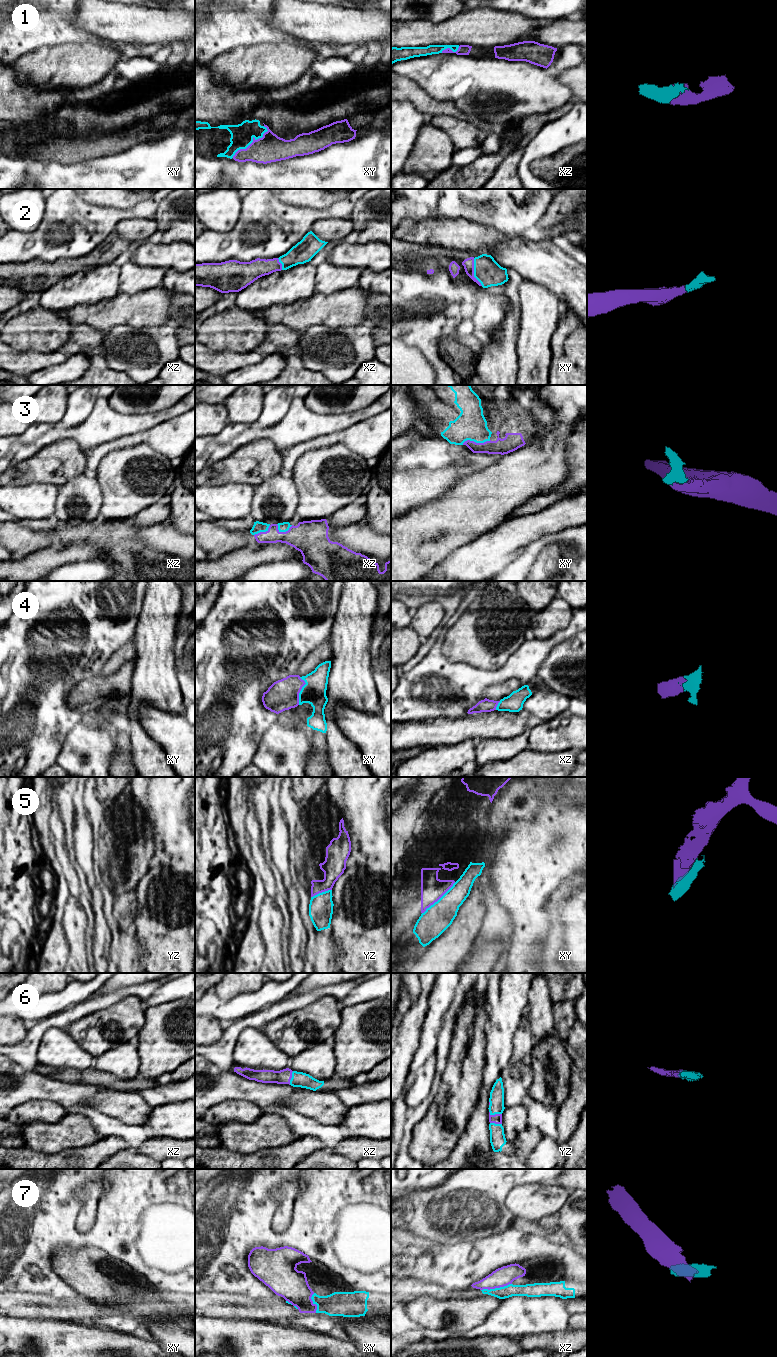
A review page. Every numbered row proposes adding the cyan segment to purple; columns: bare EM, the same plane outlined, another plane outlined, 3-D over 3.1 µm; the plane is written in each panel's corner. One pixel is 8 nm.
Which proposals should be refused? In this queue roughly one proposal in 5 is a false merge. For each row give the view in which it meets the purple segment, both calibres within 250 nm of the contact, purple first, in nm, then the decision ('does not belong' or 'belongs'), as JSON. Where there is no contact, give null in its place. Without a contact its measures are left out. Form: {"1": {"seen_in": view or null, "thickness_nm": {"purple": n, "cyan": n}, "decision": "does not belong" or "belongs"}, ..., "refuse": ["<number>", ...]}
{"1": {"seen_in": "xy", "thickness_nm": {"purple": 220, "cyan": 180}, "decision": "belongs"}, "2": {"seen_in": "xy", "thickness_nm": {"purple": 90, "cyan": 220}, "decision": "belongs"}, "3": {"seen_in": "xy", "thickness_nm": {"purple": 130, "cyan": 240}, "decision": "belongs"}, "4": {"seen_in": "xy", "thickness_nm": {"purple": 240, "cyan": 190}, "decision": "belongs"}, "5": {"seen_in": "xy", "thickness_nm": {"purple": 190, "cyan": 220}, "decision": "does not belong"}, "6": {"seen_in": "yz", "thickness_nm": {"purple": 80, "cyan": 120}, "decision": "belongs"}, "7": {"seen_in": "xz", "thickness_nm": {"purple": 150, "cyan": 100}, "decision": "does not belong"}, "refuse": ["5", "7"]}

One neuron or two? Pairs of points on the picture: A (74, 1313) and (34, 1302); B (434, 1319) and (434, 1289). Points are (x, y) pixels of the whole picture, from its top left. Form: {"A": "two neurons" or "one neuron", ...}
{"A": "one neuron", "B": "two neurons"}

